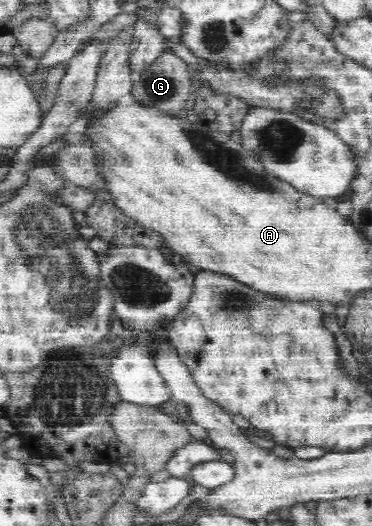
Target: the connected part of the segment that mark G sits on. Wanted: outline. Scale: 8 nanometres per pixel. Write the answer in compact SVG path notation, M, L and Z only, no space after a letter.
M165 50L145 72L141 72L140 78L132 86L131 93L139 107L155 109L167 117L176 118L185 110L185 101L191 86L193 84L185 61L171 51Z

